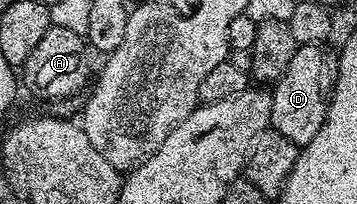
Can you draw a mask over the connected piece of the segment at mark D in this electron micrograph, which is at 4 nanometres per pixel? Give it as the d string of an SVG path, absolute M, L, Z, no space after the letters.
M322 44L299 46L296 56L292 56L292 64L288 64L288 72L284 72L284 76L272 86L270 126L280 132L280 136L288 136L288 140L299 148L308 145L312 136L320 132L320 124L324 124L330 107L328 95L332 90L332 66L326 63L326 49Z

